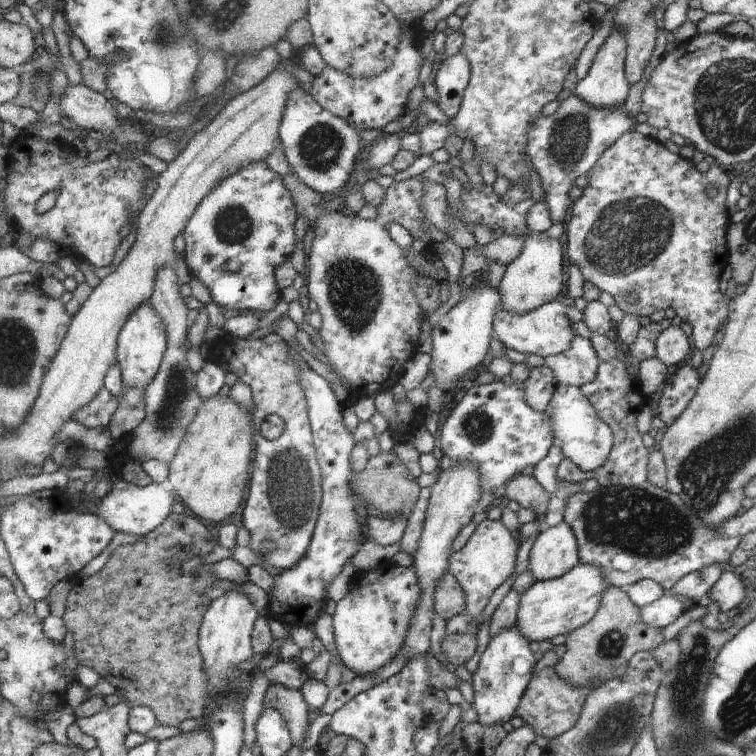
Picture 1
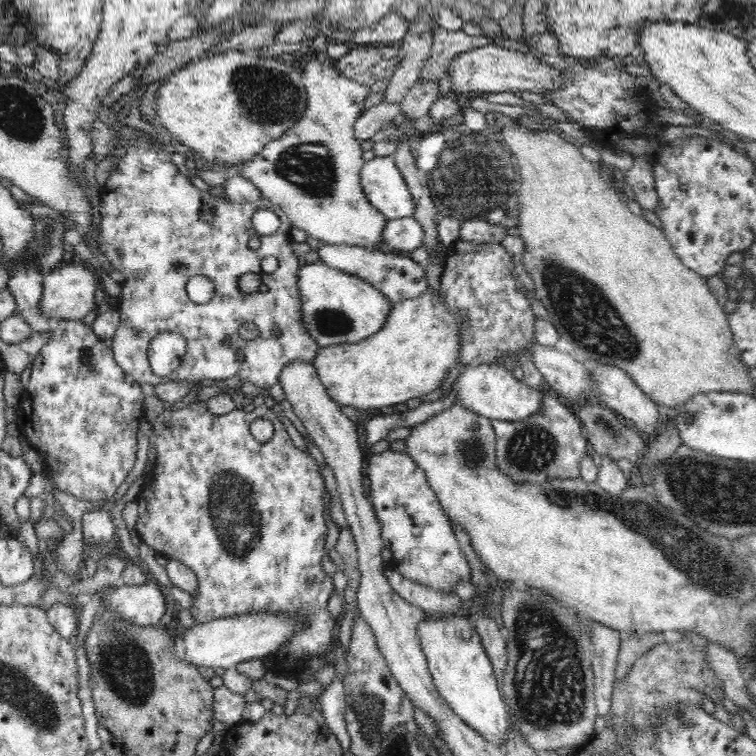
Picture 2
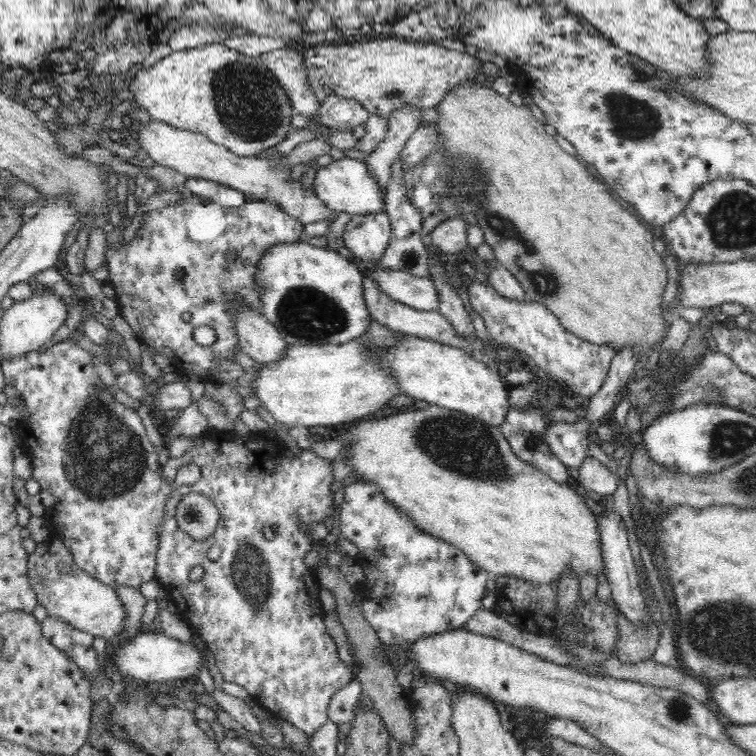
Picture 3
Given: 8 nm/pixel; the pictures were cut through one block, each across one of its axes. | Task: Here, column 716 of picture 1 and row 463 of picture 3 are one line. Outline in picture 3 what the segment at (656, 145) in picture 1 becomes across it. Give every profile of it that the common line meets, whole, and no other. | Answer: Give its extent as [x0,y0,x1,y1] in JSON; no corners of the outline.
[155,429,354,740]

